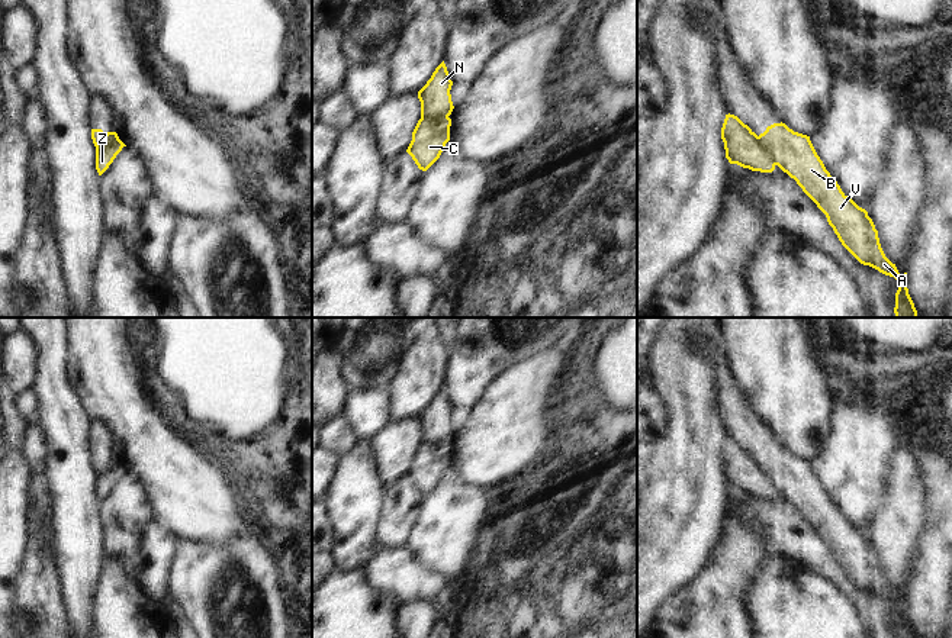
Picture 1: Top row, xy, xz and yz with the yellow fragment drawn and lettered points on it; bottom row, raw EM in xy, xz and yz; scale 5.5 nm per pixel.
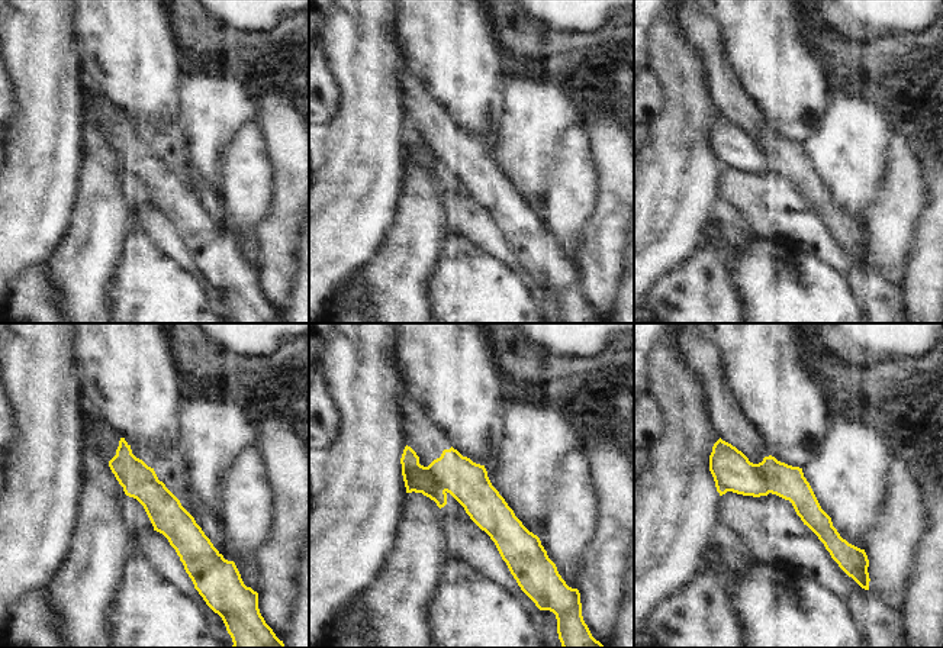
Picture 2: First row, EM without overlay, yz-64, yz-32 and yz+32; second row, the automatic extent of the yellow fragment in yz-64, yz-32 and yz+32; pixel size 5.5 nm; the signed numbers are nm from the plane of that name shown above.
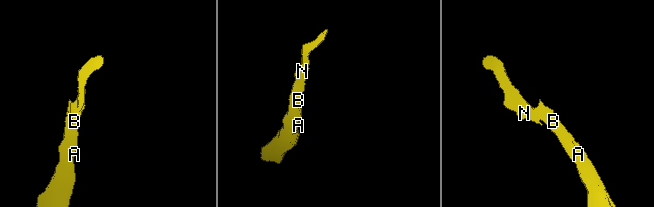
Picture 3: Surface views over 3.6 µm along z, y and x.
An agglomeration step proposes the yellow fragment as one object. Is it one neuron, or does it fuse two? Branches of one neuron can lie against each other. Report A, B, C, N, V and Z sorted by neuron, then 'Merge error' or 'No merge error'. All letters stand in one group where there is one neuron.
Groups: A B C V / N Z. Merge error

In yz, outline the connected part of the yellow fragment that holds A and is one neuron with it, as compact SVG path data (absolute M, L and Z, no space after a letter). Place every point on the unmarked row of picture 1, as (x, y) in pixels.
M774 448L759 461L775 490L797 506L803 516L826 539L842 570L863 590L898 606L894 638L917 638L906 602L884 579L878 555L868 536L849 523L826 494L810 461L794 457L785 448Z

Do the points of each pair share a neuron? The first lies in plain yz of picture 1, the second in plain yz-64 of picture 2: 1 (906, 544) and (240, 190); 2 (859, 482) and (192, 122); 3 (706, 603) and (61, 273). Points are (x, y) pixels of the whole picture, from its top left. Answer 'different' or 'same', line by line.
1: same
2: same
3: same

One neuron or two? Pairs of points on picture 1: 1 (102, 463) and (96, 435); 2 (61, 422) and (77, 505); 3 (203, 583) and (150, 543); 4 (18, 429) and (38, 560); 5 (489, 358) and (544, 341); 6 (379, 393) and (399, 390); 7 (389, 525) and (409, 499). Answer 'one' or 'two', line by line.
1: one
2: one
3: two
4: two
5: one
6: two
7: one

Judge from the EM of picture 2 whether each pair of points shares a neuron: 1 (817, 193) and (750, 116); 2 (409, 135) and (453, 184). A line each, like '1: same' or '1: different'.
1: same
2: same

